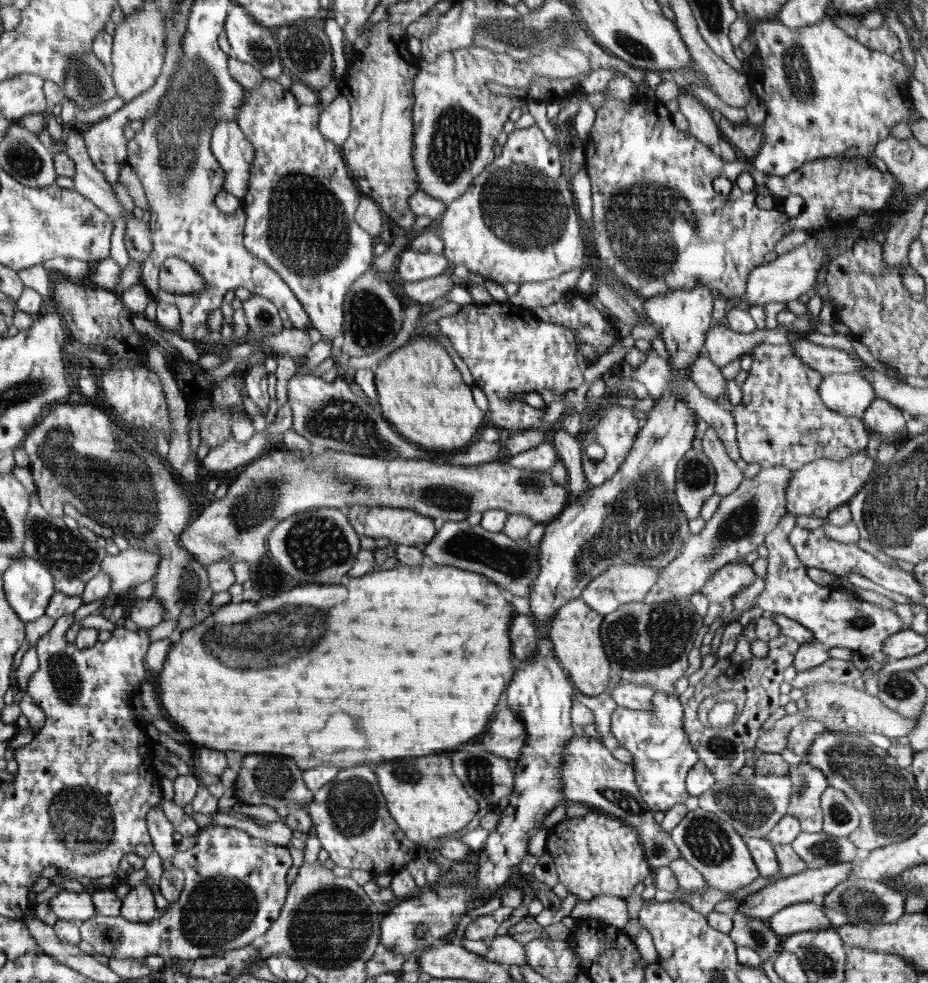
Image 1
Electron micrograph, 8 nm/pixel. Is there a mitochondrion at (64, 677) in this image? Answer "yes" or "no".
yes

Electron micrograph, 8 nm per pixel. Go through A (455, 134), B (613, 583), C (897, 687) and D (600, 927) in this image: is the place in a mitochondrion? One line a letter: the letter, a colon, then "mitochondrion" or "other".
A: mitochondrion
B: mitochondrion
C: mitochondrion
D: other

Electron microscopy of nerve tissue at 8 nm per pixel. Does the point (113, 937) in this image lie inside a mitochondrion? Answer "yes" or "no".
yes

